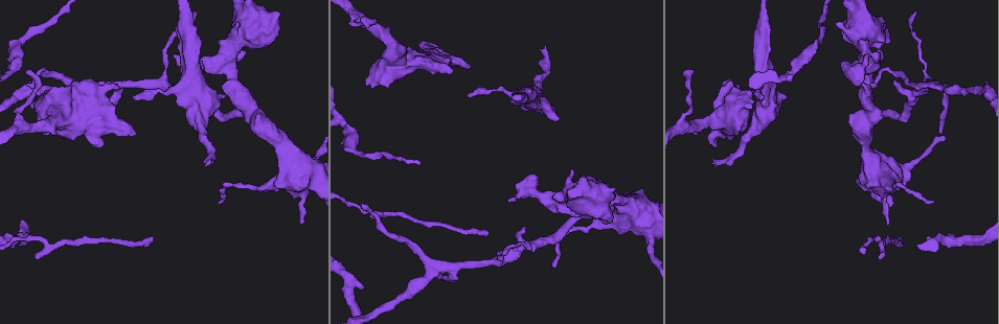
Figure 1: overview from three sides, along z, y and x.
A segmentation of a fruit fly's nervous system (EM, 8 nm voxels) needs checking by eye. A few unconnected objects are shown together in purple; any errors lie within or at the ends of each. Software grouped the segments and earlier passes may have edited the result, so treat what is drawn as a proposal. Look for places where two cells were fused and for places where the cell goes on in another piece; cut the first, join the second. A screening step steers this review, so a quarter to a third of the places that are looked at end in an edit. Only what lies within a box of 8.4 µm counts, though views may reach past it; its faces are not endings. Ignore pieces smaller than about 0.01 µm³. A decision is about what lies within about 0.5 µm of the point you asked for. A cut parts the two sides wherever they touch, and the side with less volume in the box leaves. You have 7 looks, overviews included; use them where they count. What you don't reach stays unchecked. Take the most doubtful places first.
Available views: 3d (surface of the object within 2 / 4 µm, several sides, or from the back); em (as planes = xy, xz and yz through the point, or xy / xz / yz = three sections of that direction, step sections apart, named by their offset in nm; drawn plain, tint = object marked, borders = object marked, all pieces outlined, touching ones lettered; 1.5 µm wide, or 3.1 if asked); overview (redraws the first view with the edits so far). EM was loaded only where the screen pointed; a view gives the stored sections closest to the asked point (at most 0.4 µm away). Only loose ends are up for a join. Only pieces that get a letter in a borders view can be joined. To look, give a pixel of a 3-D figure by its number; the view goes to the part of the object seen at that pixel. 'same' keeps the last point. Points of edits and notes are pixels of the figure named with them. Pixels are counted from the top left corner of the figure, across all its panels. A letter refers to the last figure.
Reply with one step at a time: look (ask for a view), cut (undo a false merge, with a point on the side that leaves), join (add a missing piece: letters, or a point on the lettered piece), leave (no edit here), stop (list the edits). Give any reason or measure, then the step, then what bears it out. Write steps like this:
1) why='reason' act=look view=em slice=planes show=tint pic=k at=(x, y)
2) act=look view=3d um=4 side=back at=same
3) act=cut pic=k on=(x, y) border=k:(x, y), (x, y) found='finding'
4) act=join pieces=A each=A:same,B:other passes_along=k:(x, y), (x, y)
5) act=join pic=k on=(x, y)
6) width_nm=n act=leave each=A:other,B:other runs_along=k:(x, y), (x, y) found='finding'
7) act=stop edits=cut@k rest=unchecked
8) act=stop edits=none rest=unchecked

why='tapers out' act=look view=em slice=xz step=8 show=tint pic=1 at=(468, 97)

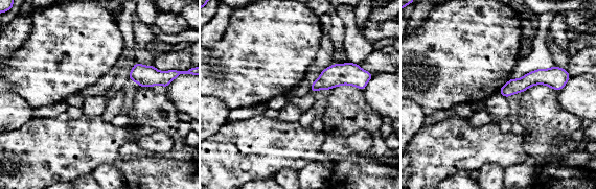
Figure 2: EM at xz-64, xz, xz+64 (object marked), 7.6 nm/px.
act=look view=em slice=planes show=borders at=same

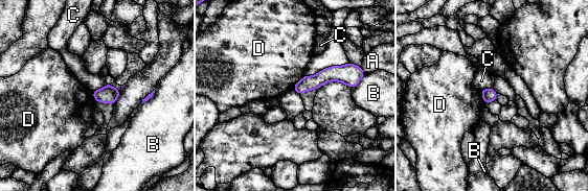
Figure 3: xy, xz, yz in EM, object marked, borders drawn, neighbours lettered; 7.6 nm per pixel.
act=leave each=A:other,B:other,C:other,D:other runs_along=3:(356, 77), (324, 75), (296, 88) found='no lettered piece goes on from it'

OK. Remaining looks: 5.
why='an open end' act=look view=em slice=xz step=4 show=tint pic=1 at=(424, 273)

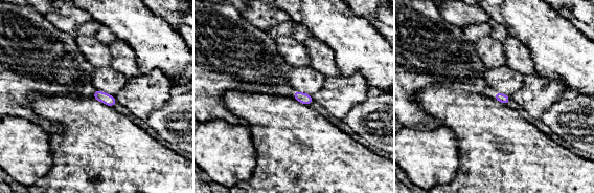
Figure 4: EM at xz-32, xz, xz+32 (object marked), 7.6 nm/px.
why='another direction' act=look view=em slice=planes show=borders at=same

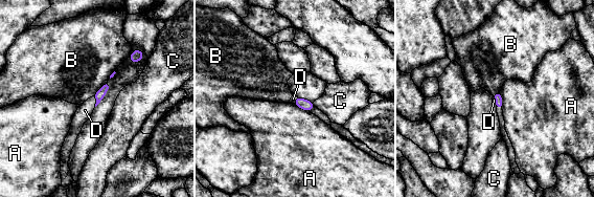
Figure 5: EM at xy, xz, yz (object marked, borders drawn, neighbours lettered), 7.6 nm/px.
longest_contact=B:160nm act=join pieces=D each=A:other,B:other,C:other,D:same found='the cell continues'

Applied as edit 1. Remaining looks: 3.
act=look view=overview

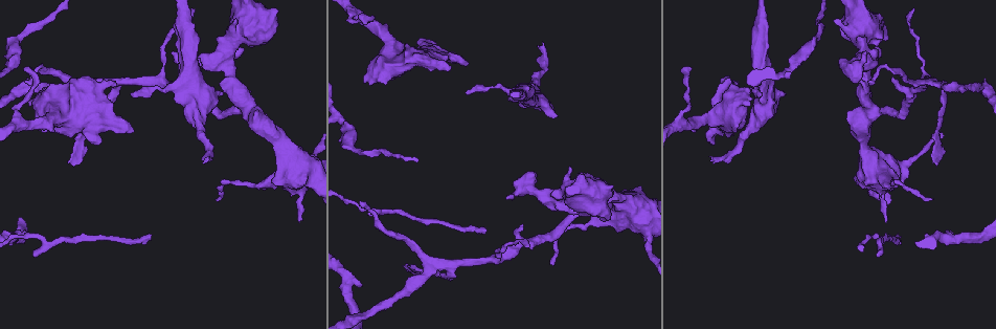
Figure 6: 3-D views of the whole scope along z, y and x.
why='branch stops here' act=look view=3d um=4 pic=6 at=(363, 203)

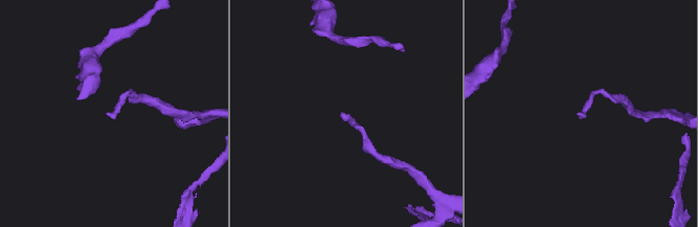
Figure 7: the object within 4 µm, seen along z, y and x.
act=look view=em slice=yz step=4 show=borders pic=7 at=(579, 112)

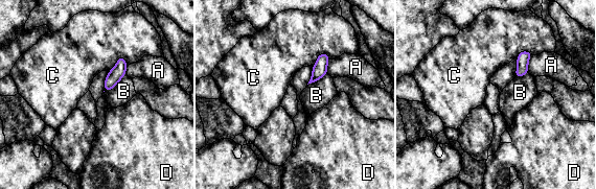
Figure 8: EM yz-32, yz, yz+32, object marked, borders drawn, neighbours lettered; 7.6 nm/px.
act=leave each=A:other,B:other,C:other,D:other border=8:(125, 60), (120, 56), (109, 71) found='none of them fits'

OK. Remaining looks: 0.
act=stop edits=join@5 rest=unchecked

